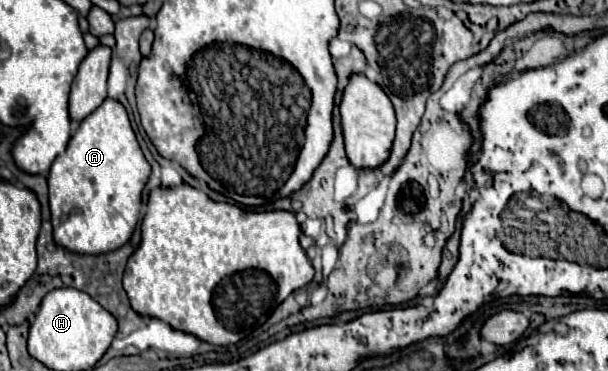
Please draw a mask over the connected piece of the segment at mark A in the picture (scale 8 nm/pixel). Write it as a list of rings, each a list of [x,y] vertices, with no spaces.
[[[104,99],[104,103],[90,113],[76,129],[76,135],[70,139],[66,151],[52,163],[48,173],[50,187],[50,211],[54,225],[54,241],[72,253],[110,253],[130,241],[134,227],[140,219],[142,191],[150,177],[150,165],[146,163],[142,149],[136,141],[136,135],[130,127],[126,109],[114,101]]]

